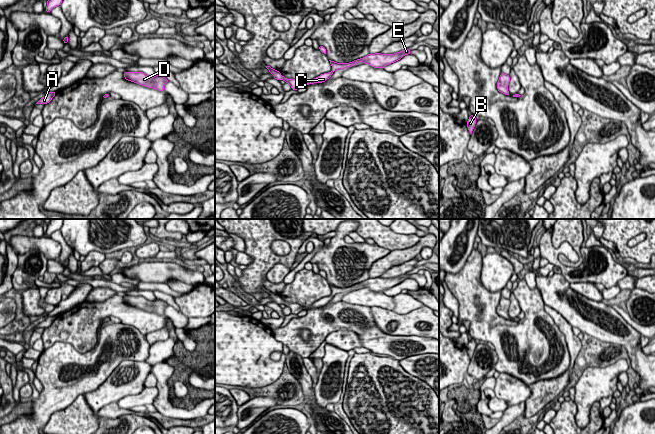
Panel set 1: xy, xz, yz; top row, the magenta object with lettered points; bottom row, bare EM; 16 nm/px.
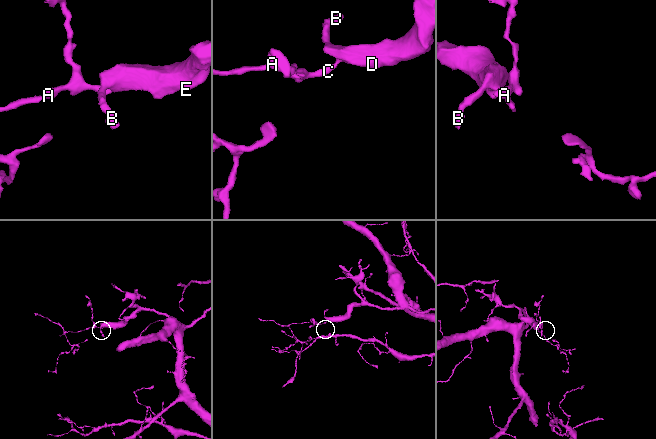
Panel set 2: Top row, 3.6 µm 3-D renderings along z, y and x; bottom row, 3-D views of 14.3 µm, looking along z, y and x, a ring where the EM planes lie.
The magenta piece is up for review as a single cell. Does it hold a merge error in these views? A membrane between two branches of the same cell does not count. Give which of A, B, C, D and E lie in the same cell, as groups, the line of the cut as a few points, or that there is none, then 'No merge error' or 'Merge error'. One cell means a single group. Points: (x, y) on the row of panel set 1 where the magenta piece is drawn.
Groups: A B C D E. No split. No merge error

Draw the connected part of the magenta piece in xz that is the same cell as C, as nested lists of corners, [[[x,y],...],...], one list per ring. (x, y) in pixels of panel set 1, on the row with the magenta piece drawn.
[[[405,49],[400,52],[394,53],[394,54],[381,54],[381,53],[375,53],[375,54],[368,54],[367,56],[354,60],[349,63],[337,63],[334,61],[330,61],[330,64],[332,66],[332,71],[328,73],[321,74],[320,76],[314,78],[309,83],[303,83],[297,79],[287,79],[284,76],[281,75],[281,73],[277,70],[274,70],[268,65],[265,65],[265,67],[269,70],[269,73],[271,73],[275,79],[277,80],[284,80],[286,83],[289,83],[292,90],[298,90],[302,86],[308,86],[310,84],[314,83],[322,83],[325,82],[327,79],[331,77],[334,71],[338,69],[344,69],[346,67],[352,67],[354,64],[357,64],[359,62],[363,62],[364,64],[368,64],[374,68],[383,68],[386,65],[389,65],[391,63],[394,63],[398,60],[400,60],[403,56],[411,54],[411,50]]]

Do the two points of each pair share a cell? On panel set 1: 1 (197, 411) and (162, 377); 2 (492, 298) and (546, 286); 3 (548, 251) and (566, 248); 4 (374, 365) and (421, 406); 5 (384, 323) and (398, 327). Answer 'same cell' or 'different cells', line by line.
1: same cell
2: different cells
3: same cell
4: same cell
5: same cell

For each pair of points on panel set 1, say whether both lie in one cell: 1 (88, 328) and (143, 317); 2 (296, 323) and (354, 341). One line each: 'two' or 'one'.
1: one
2: two

